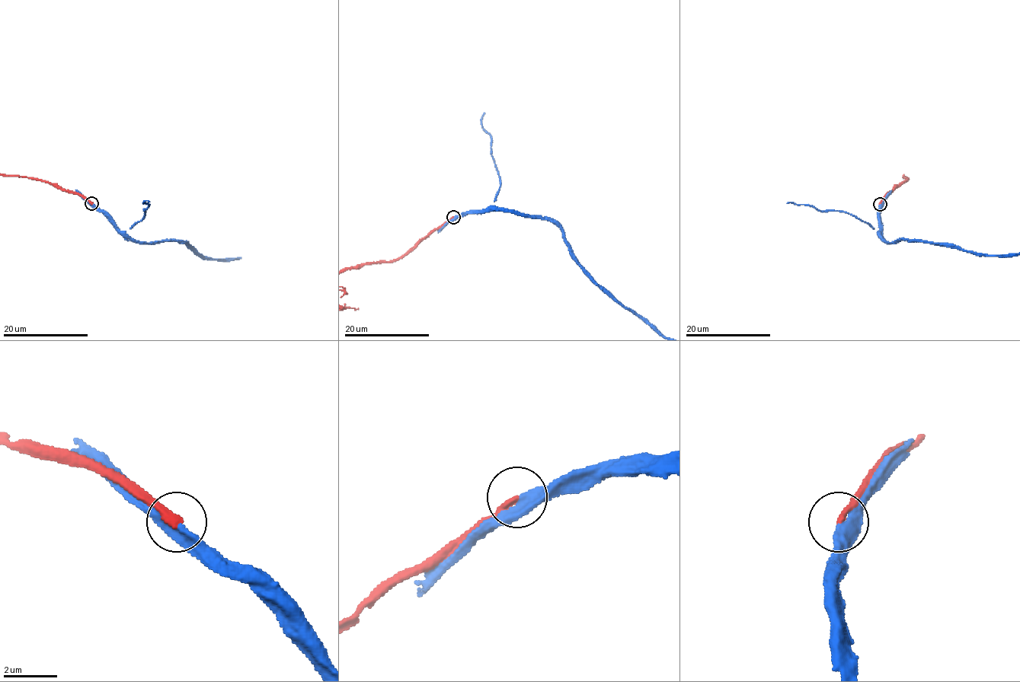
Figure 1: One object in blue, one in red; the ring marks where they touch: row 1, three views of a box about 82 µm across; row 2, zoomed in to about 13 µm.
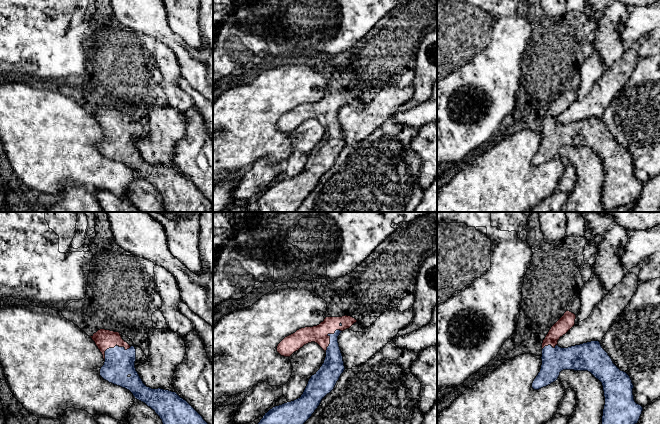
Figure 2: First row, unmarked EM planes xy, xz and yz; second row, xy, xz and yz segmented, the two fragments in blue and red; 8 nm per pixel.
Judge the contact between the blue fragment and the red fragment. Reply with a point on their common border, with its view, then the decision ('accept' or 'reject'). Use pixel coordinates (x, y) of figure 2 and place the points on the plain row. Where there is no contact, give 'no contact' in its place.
xy (115, 122) | accept

